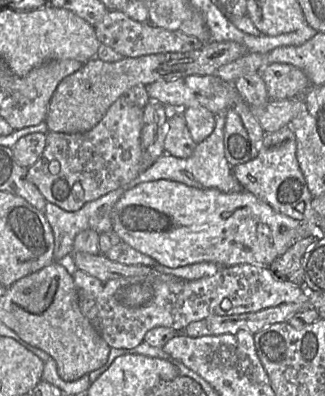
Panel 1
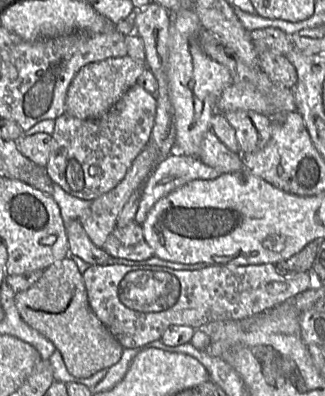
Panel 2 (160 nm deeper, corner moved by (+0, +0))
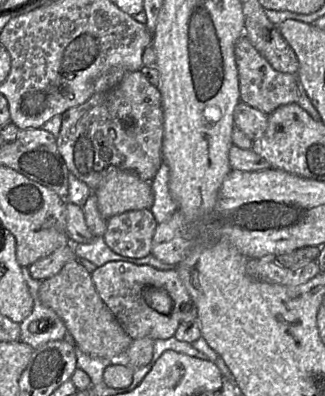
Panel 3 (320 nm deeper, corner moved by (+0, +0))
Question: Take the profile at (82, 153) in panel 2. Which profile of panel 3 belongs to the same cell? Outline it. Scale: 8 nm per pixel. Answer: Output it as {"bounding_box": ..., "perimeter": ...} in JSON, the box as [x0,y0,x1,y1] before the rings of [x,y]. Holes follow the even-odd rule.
{"bounding_box":[55,71,163,191],"perimeter":[[[134,71],[127,73],[120,83],[110,90],[94,93],[83,104],[63,113],[60,132],[55,144],[69,172],[94,191],[102,179],[114,169],[130,171],[142,180],[151,182],[163,163],[163,130],[161,93],[140,71]]]}

